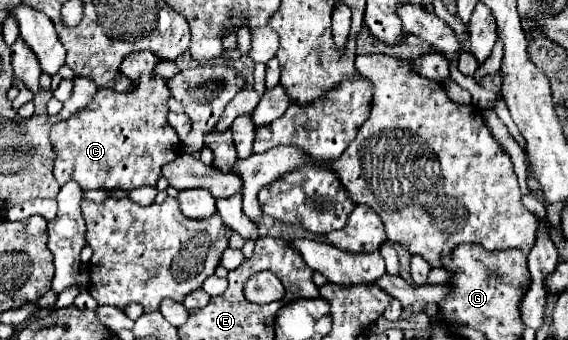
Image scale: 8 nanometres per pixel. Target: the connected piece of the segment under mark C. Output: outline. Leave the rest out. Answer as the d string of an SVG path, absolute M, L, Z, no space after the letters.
M146 51L132 53L130 57L126 57L126 61L122 61L120 69L122 73L126 73L126 77L138 81L138 87L134 93L98 89L90 105L86 105L84 109L74 113L74 117L56 123L50 129L50 141L56 153L54 177L58 185L76 181L82 189L106 189L106 191L110 189L132 191L142 185L156 185L156 181L160 179L162 165L174 161L180 155L180 139L166 121L166 113L168 113L166 101L170 99L170 93L166 93L166 81L152 75L152 69L156 63L158 59L152 57L152 53L146 53Z

